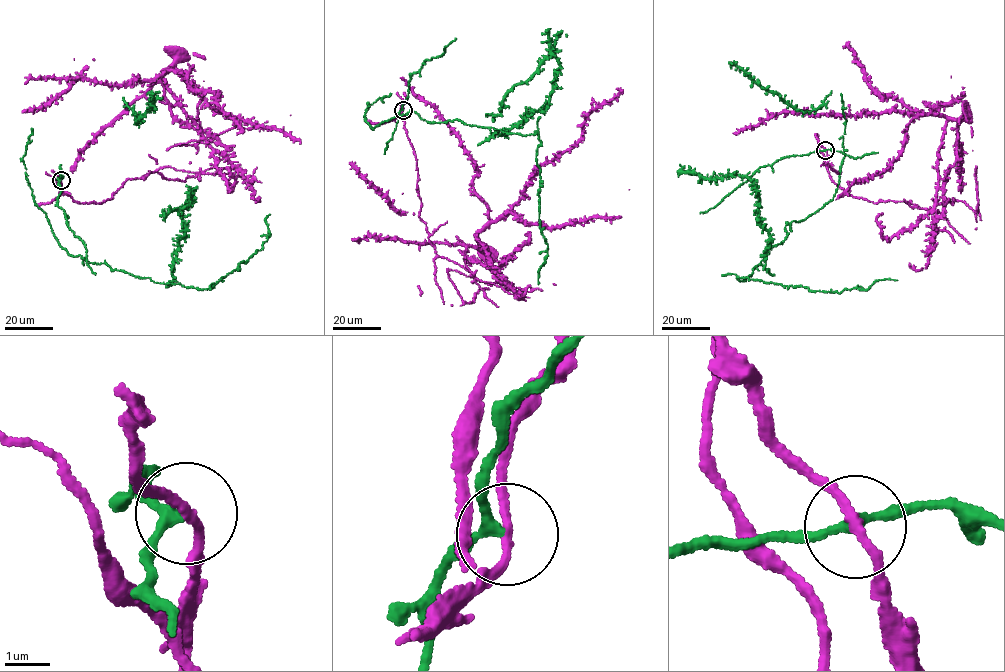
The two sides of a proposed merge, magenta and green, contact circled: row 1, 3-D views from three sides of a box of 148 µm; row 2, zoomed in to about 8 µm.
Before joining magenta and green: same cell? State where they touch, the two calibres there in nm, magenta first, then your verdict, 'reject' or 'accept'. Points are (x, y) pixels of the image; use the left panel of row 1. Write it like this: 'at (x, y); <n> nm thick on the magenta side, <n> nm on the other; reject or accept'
at (61, 180); 180 nm thick on the magenta side, 200 nm on the other; reject

